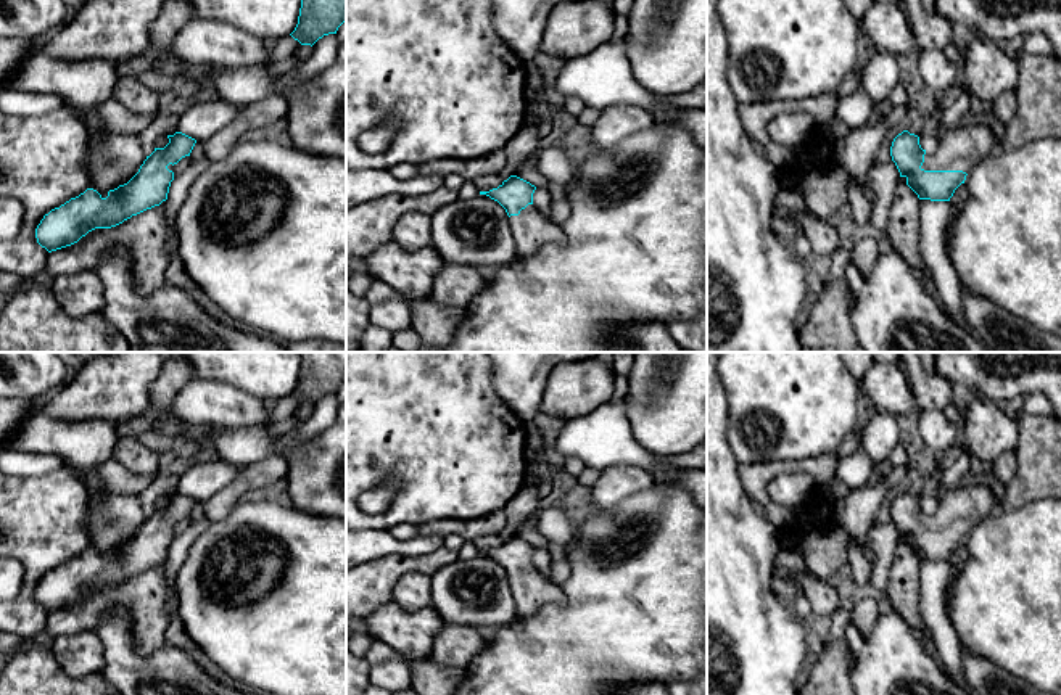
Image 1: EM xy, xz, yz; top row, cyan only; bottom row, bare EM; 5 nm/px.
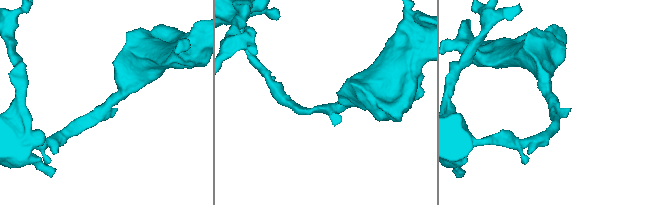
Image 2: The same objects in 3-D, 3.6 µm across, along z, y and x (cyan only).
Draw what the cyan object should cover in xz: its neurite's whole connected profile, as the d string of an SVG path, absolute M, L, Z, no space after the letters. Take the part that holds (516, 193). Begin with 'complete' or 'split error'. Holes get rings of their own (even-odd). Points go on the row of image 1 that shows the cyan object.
split error; M510 175L497 188L480 191L506 209L518 257L530 257L546 245L564 245L567 241L562 227L544 217L533 204L535 190L536 187L530 182Z

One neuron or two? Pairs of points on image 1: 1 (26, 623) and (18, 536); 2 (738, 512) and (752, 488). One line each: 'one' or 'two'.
1: one
2: two

